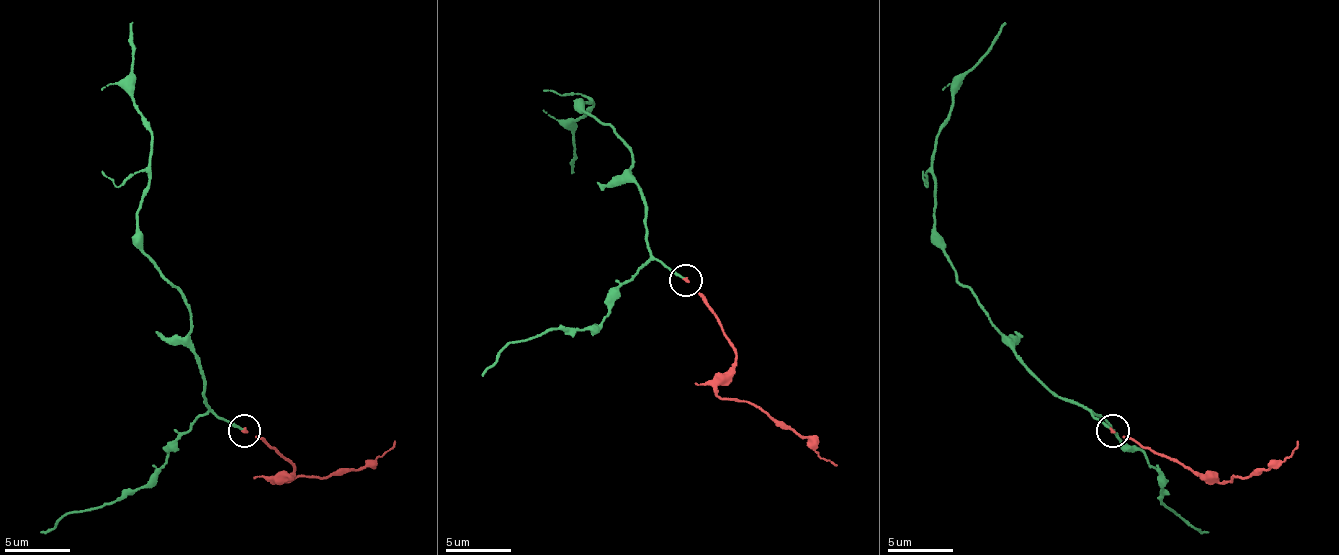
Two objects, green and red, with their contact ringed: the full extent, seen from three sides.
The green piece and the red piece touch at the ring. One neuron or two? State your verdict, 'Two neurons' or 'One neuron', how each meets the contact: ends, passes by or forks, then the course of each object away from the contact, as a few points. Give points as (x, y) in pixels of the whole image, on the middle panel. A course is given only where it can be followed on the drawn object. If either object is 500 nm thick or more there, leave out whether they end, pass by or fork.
One neuron. At the ring green ends. At the ring red ends. Course of green: (685, 281), (652, 255), (632, 150), (580, 101), (590, 101), (593, 104), (573, 120), (570, 173). Course of red: (685, 281), (701, 294), (734, 349), (730, 376), (717, 392), (760, 405), (802, 435), (822, 457), (835, 464)

